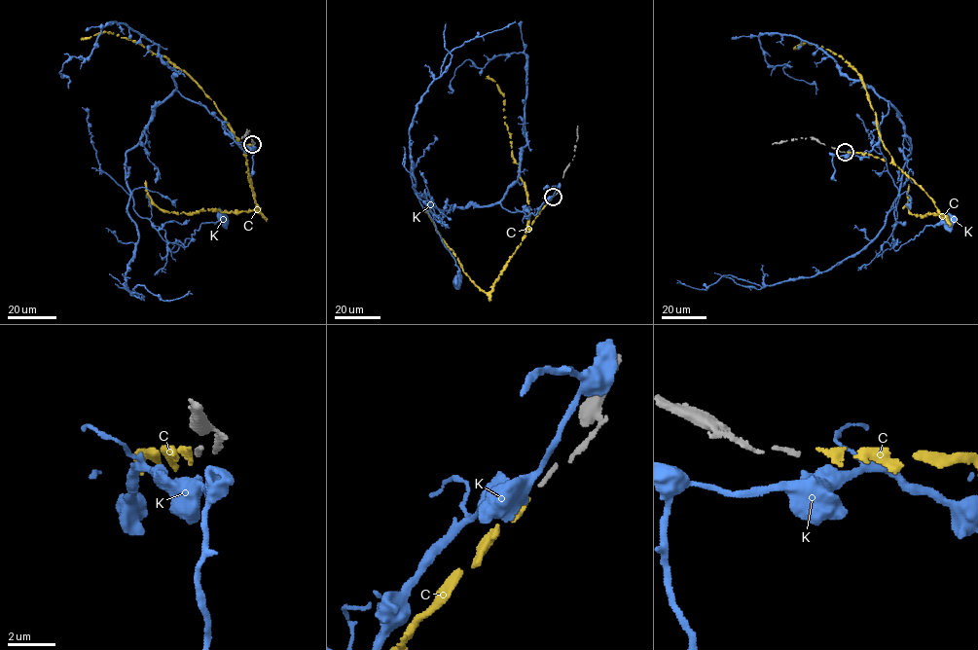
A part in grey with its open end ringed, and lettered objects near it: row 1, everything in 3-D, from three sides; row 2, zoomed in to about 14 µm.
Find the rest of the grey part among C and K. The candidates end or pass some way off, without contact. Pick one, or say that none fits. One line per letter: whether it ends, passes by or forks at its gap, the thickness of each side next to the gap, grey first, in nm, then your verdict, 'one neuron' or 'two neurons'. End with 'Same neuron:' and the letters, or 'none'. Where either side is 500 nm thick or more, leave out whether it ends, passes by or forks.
C: it ends there; 180 nm thick on the grey side, 200 nm on the other; one neuron
K: 180 nm thick on the grey side, 650 nm on the other; two neurons
Same neuron: C

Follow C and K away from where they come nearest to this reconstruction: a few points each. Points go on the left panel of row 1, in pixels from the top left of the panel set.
C: (251, 144), (246, 145), (246, 155), (214, 101), (196, 81), (163, 56), (140, 43), (105, 32), (81, 40)
K: (252, 147), (242, 149), (203, 105), (172, 90), (126, 152), (134, 211), (171, 251), (202, 223), (223, 217)

